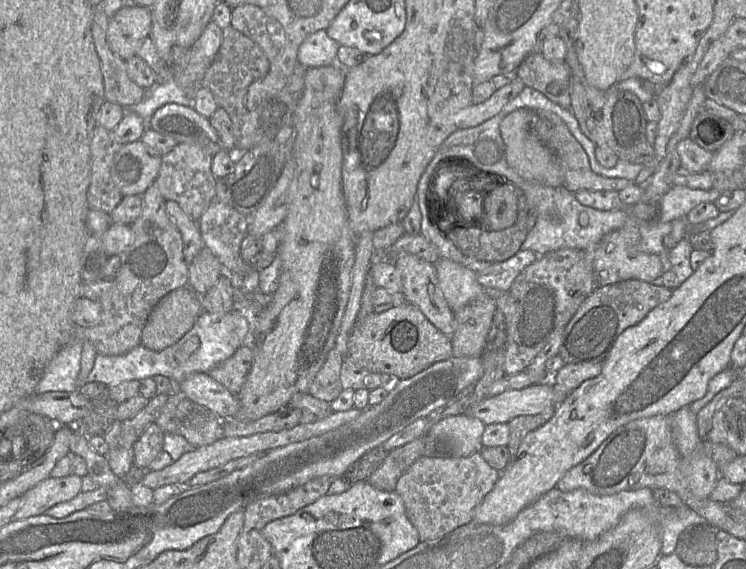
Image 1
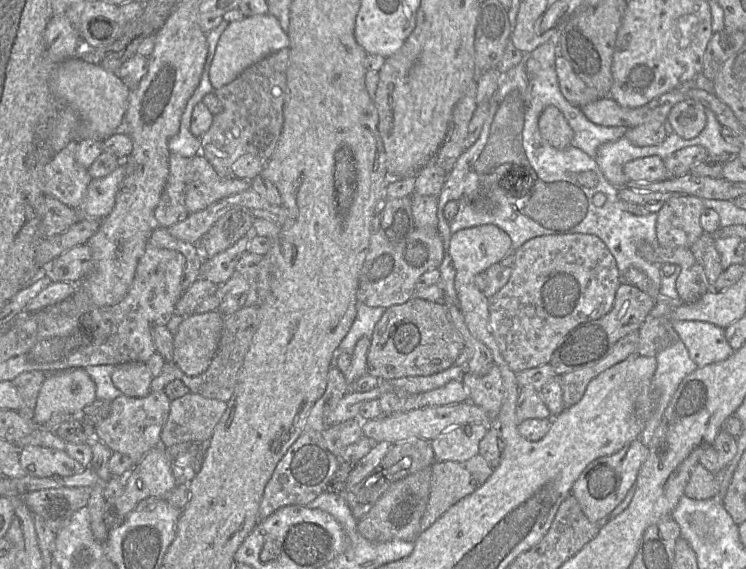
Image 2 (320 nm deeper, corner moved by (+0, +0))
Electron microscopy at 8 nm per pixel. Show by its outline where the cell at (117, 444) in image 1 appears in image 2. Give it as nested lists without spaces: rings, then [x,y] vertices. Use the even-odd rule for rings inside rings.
[[[163,390],[150,392],[142,398],[121,395],[111,402],[110,413],[95,427],[95,438],[111,452],[127,455],[138,464],[153,448],[160,445],[161,431],[168,419],[171,401]]]

